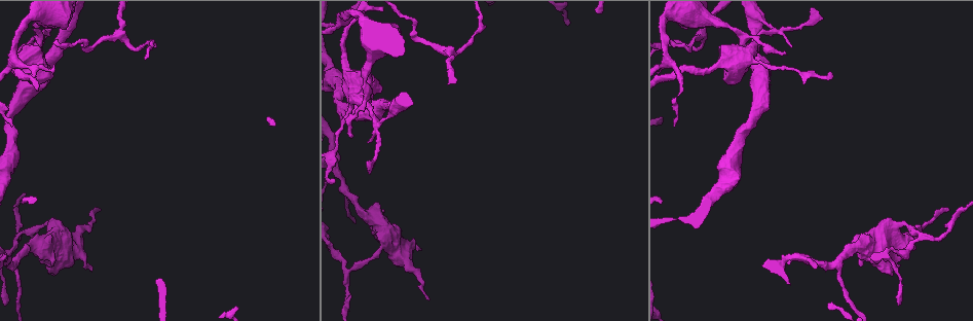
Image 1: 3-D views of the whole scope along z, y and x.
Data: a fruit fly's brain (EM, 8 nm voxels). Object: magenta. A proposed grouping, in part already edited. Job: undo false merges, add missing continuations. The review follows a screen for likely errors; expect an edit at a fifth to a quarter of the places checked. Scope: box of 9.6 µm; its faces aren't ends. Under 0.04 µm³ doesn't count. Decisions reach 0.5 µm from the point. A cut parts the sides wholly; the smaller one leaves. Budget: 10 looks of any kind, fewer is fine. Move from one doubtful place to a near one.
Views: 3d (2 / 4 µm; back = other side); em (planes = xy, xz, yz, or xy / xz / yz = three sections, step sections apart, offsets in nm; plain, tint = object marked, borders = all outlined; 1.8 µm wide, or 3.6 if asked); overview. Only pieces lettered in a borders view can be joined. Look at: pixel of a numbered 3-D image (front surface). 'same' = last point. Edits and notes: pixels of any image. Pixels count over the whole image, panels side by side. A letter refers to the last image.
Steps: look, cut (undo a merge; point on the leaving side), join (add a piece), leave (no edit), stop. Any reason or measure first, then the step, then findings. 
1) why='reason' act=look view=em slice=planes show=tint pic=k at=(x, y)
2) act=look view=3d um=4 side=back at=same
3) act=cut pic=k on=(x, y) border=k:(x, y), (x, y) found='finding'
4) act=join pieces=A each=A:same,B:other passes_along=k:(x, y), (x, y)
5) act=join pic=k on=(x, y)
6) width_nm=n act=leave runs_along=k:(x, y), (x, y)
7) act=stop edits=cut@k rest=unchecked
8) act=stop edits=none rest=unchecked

why='free end' act=look view=em slice=xz step=16 show=borders pic=1 at=(101, 210)

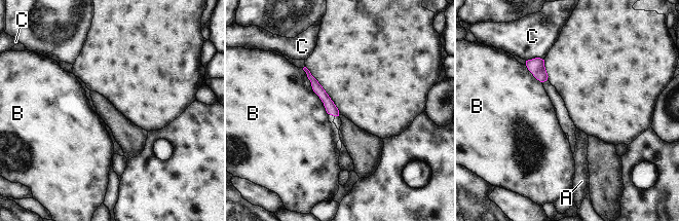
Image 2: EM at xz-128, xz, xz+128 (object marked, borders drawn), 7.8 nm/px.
why='cut it another way' act=look view=em slice=planes show=borders at=same

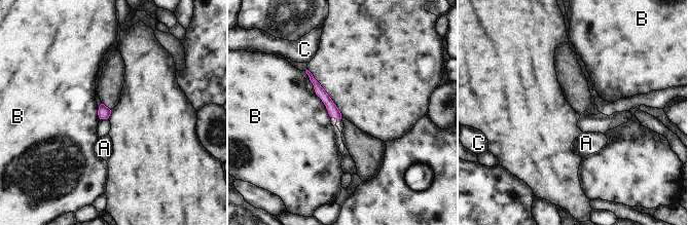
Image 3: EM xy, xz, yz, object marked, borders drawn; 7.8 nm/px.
act=leave each=A:other,B:other,C:other border=3:(304, 71), (330, 117) found='no lettered piece goes on from it'

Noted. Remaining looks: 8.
why='sharp bend' act=look view=3d um=2 pic=1 at=(349, 269)

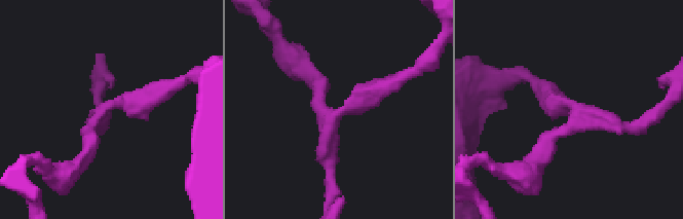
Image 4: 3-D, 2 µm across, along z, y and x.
arms=3 why='need the tissue' act=look view=em slice=planes show=borders pic=4 at=(338, 114)

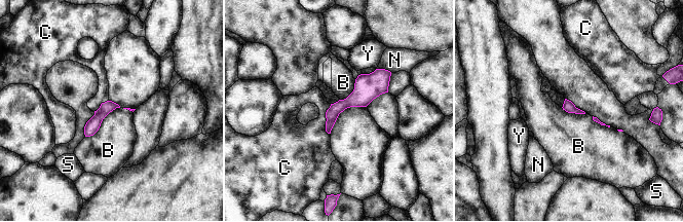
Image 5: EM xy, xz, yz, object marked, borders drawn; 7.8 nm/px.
act=cut pic=5 on=(92, 125) each=B:other,C:other,N:other,S:other,Y:other border=5:(95, 113), (107, 114) found='two neurons meet here'

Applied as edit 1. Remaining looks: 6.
why='branch point' act=look view=em slice=xy step=8 show=tint pic=1 at=(839, 264)

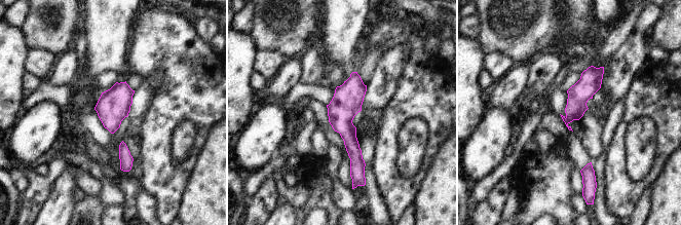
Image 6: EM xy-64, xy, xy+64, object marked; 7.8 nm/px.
why='cut it another way' act=look view=em slice=planes show=borders at=same

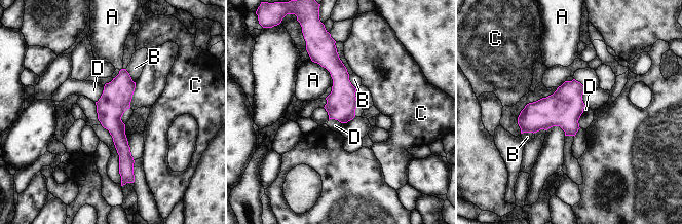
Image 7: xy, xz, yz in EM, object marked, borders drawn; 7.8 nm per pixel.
act=leave each=A:other,B:other,C:other,D:other runs_along=7:(123, 71), (116, 97), (122, 172) found='continuous, no second neuron'

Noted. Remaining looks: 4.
act=look view=em slice=xy step=16 show=tint pic=1 at=(88, 47)

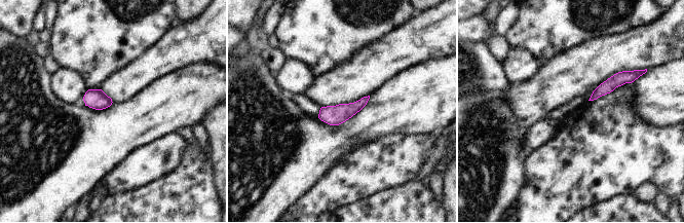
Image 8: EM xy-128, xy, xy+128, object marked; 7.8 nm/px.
why='cut it another way' act=look view=em slice=planes show=borders at=same

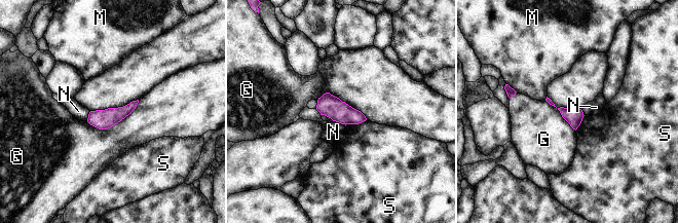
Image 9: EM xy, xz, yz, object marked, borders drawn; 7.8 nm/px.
act=leave each=G:other,M:other,N:other,S:other border=9:(332, 119), (345, 124) found='one neuron here'

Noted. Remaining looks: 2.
act=stop edits=cut@5 rest=unchecked

